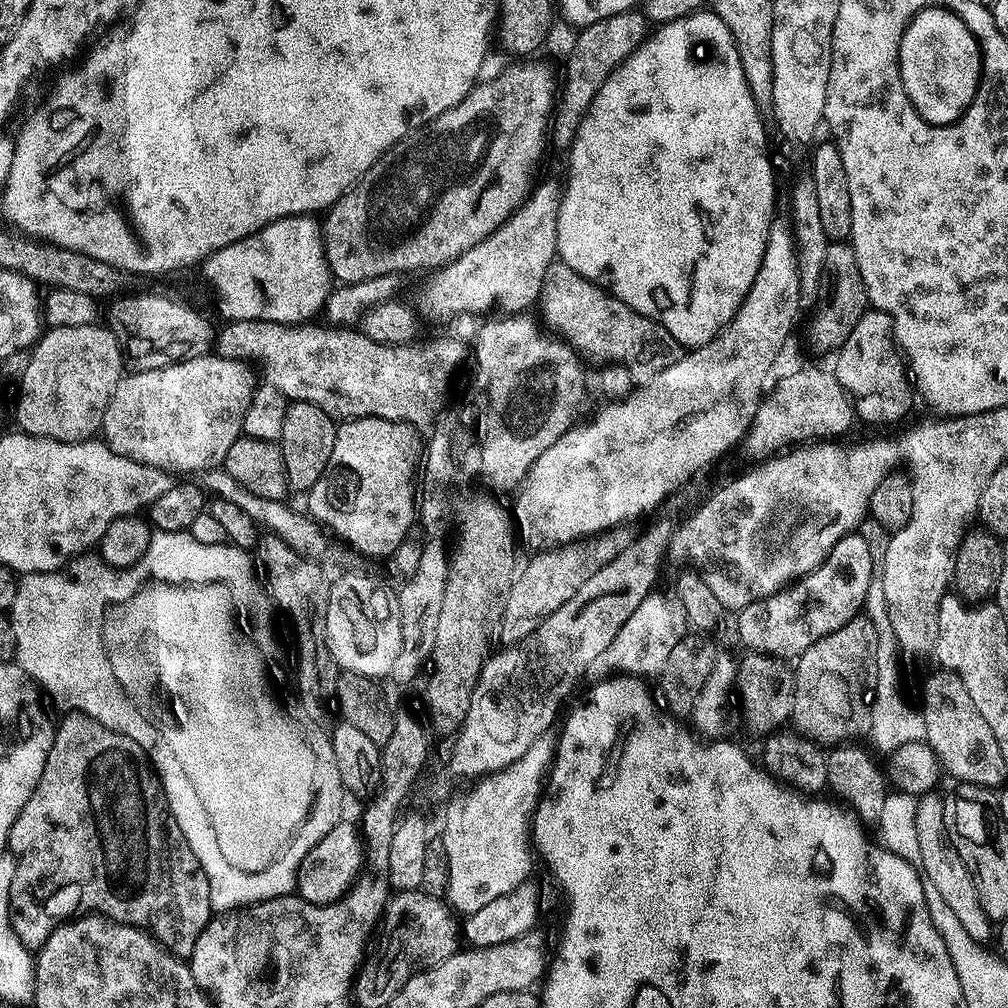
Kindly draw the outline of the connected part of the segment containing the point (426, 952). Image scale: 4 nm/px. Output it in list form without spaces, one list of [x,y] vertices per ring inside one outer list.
[[[423,890],[399,892],[390,900],[390,910],[382,917],[388,932],[388,948],[392,948],[392,988],[402,986],[416,972],[425,972],[452,955],[452,942],[458,936],[458,924],[452,921],[453,911],[443,899],[428,896]]]

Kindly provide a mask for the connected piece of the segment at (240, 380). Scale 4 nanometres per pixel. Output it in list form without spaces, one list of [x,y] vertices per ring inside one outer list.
[[[205,354],[165,368],[125,375],[118,382],[104,415],[103,443],[110,450],[134,462],[142,462],[146,466],[161,468],[173,474],[199,474],[221,467],[230,446],[234,446],[234,442],[243,433],[246,410],[258,387],[258,376],[256,380],[252,368],[251,363],[243,360]]]

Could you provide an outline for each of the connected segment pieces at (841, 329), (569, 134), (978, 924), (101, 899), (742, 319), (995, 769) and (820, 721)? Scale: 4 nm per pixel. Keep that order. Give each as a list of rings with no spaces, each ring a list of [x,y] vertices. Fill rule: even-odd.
[[[832,242],[826,250],[824,263],[824,279],[820,286],[820,295],[814,305],[816,314],[812,322],[812,344],[822,351],[831,353],[839,350],[850,338],[854,326],[858,326],[858,318],[869,311],[866,286],[862,282],[862,274],[858,270],[856,255],[851,243]]]
[[[633,10],[614,14],[610,18],[602,18],[593,24],[587,24],[575,34],[572,53],[568,56],[568,69],[564,72],[564,85],[559,85],[558,95],[554,100],[554,111],[550,116],[550,140],[556,144],[571,145],[576,137],[578,126],[590,106],[594,102],[594,94],[602,90],[602,82],[610,78],[614,71],[630,53],[639,48],[649,35],[650,25],[643,11]]]
[[[929,797],[927,802],[917,805],[918,815],[915,819],[915,826],[917,827],[918,846],[922,849],[922,867],[926,870],[924,876],[930,878],[930,883],[938,889],[946,906],[950,906],[954,918],[958,918],[958,926],[966,930],[970,938],[979,942],[991,941],[994,936],[993,921],[989,920],[986,910],[982,910],[982,902],[978,902],[978,890],[974,890],[971,874],[948,842],[948,835],[945,834],[944,806],[936,798]]]
[[[70,712],[63,717],[65,720],[59,721],[58,727],[56,728],[56,737],[54,742],[50,746],[50,754],[46,758],[46,776],[42,776],[39,780],[39,784],[34,790],[34,798],[40,800],[40,806],[44,806],[44,818],[42,818],[42,832],[40,836],[8,836],[8,846],[7,851],[10,853],[13,860],[16,862],[16,869],[14,870],[14,878],[7,881],[8,886],[8,913],[10,914],[10,927],[14,934],[18,934],[18,938],[22,943],[26,945],[30,950],[39,950],[42,945],[46,942],[46,938],[56,929],[58,922],[63,921],[65,918],[72,918],[81,911],[91,910],[93,913],[99,914],[101,916],[107,916],[109,920],[116,920],[119,924],[130,924],[133,928],[143,928],[152,933],[161,944],[164,945],[168,951],[174,953],[176,956],[181,958],[187,958],[191,956],[194,950],[194,942],[198,940],[198,934],[202,934],[202,930],[208,925],[209,920],[212,919],[214,913],[212,911],[212,903],[210,902],[210,886],[208,885],[208,879],[206,874],[202,870],[202,866],[198,862],[198,858],[194,858],[194,850],[190,850],[190,846],[186,842],[186,838],[182,834],[182,830],[178,830],[178,822],[174,822],[171,812],[168,811],[168,800],[164,797],[164,790],[160,787],[160,777],[155,768],[152,766],[151,760],[149,760],[148,755],[142,750],[142,746],[138,746],[138,742],[134,742],[130,738],[126,738],[122,734],[118,734],[114,730],[110,730],[106,726],[102,726],[102,722],[94,722],[94,718],[90,718],[86,714],[81,712]]]
[[[780,214],[773,215],[770,228],[766,234],[765,250],[762,254],[762,262],[758,266],[758,274],[754,274],[754,282],[750,286],[742,306],[734,314],[734,318],[713,340],[706,342],[700,348],[685,351],[683,358],[678,362],[674,362],[674,366],[668,366],[666,370],[662,370],[662,374],[658,374],[658,378],[654,378],[648,384],[639,385],[624,400],[605,403],[603,405],[605,408],[593,420],[588,420],[585,424],[573,423],[571,427],[564,431],[561,437],[557,438],[554,446],[550,446],[550,450],[542,450],[542,454],[538,454],[534,466],[530,466],[524,483],[520,485],[514,496],[514,499],[516,499],[515,527],[520,527],[520,532],[526,539],[536,540],[539,547],[537,549],[559,550],[565,545],[584,542],[589,538],[611,533],[608,532],[611,528],[616,528],[619,524],[628,524],[631,520],[636,520],[639,516],[654,511],[667,496],[674,495],[691,476],[698,475],[707,464],[712,464],[719,456],[726,455],[739,440],[741,443],[747,437],[756,412],[760,408],[762,397],[766,392],[766,388],[764,390],[764,379],[767,378],[768,371],[775,366],[776,359],[779,358],[780,351],[783,350],[784,343],[787,342],[788,335],[791,334],[792,327],[796,324],[796,315],[802,311],[800,287],[798,286],[796,240],[792,237],[792,220],[787,215],[784,216],[780,216]]]
[[[936,670],[924,684],[920,700],[925,718],[925,741],[940,759],[940,767],[960,784],[976,784],[980,788],[996,790],[1005,783],[1006,769],[1002,766],[1002,753],[990,725],[974,706],[966,685],[956,672]]]
[[[856,616],[842,630],[818,638],[810,650],[795,661],[796,693],[791,723],[797,731],[809,736],[821,746],[834,746],[839,742],[856,742],[867,737],[873,725],[872,703],[876,694],[876,667],[878,666],[879,636],[870,617]]]

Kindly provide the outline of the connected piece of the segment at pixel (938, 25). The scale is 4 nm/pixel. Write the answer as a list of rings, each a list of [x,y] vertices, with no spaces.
[[[942,8],[912,20],[906,38],[900,40],[900,82],[910,106],[928,120],[944,122],[956,116],[974,88],[980,57],[978,41],[955,13],[942,14]]]

